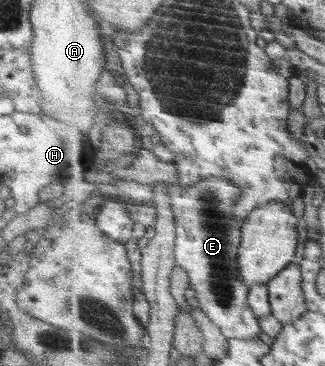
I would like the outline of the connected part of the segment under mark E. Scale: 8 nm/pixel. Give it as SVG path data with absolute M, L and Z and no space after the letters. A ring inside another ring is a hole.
M212 176L210 180L204 180L190 188L174 185L170 189L177 218L178 236L175 250L177 264L178 267L188 272L191 286L196 289L203 310L229 339L250 340L262 337L264 332L261 320L250 302L251 288L248 283L245 283L238 261L243 241L243 226L237 219L235 208L238 198L241 198L243 194L242 190L230 180L226 180L224 176Z

